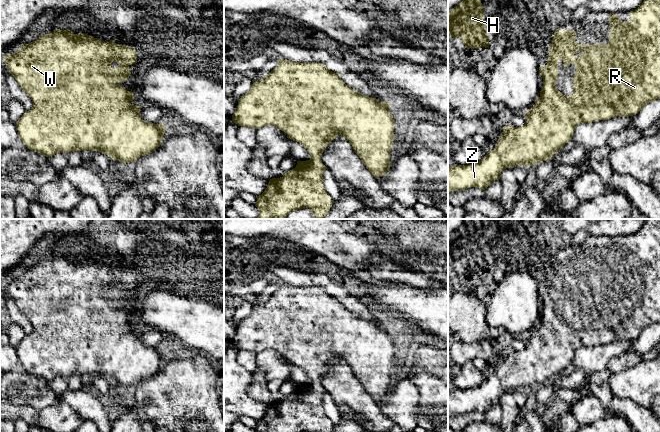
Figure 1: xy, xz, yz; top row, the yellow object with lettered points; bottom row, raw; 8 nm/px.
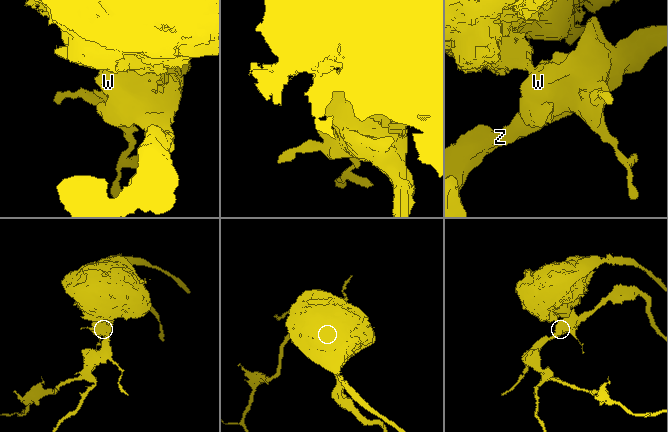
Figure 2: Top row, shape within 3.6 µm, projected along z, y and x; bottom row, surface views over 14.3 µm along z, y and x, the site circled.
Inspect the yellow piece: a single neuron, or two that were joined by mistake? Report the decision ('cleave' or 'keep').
cleave

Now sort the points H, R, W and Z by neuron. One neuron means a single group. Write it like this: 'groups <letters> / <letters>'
groups H W / R Z

